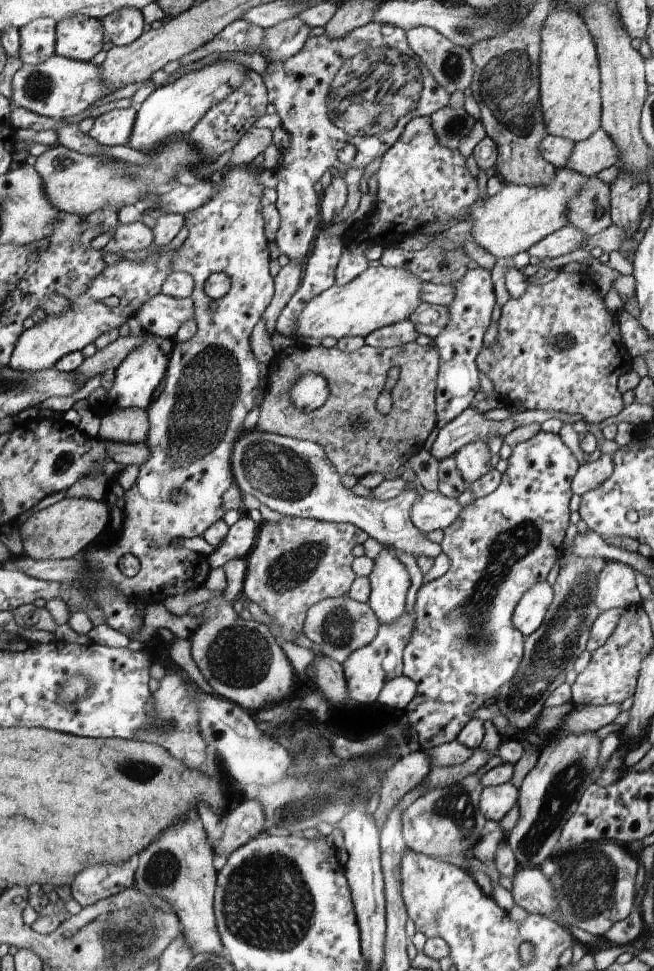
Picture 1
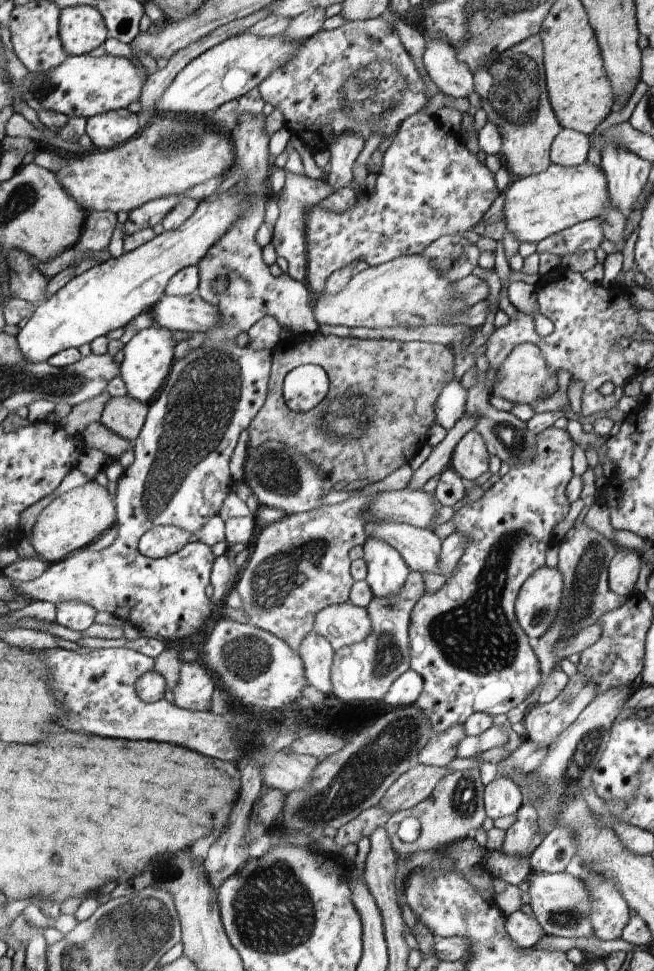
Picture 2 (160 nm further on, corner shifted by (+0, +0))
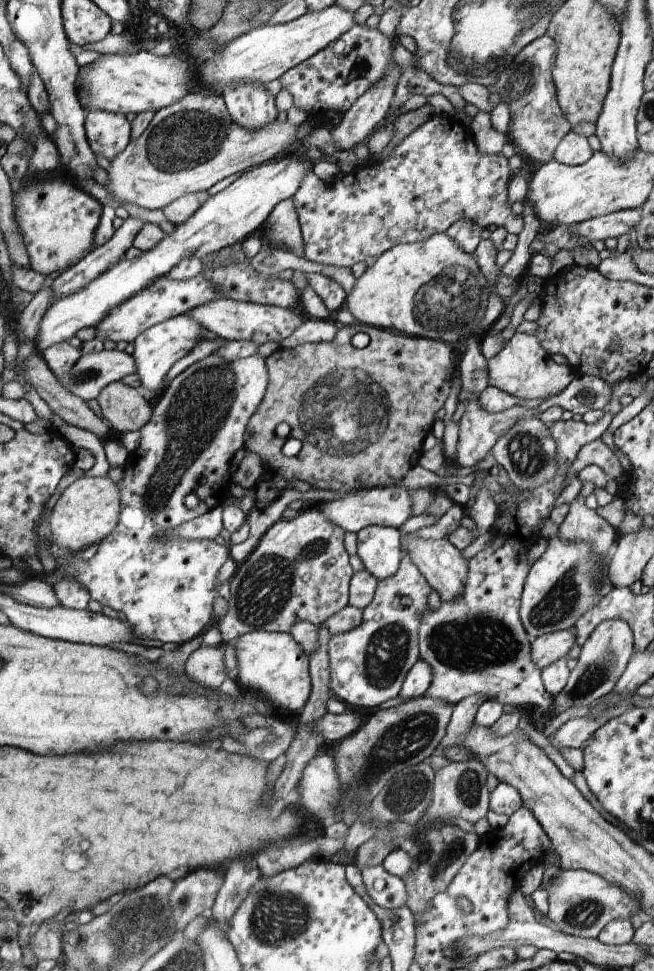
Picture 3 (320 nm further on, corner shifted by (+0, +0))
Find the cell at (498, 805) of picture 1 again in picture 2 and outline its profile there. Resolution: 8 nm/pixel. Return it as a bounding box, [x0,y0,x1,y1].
[484,775,525,819]

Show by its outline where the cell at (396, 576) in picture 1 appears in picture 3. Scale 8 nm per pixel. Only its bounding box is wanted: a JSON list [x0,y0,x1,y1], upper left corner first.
[356,525,405,580]

